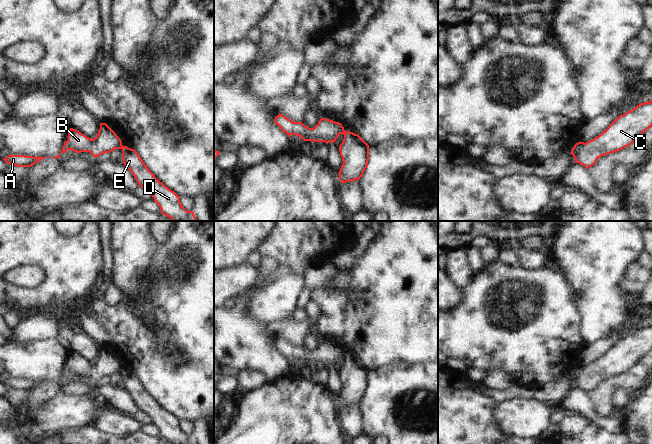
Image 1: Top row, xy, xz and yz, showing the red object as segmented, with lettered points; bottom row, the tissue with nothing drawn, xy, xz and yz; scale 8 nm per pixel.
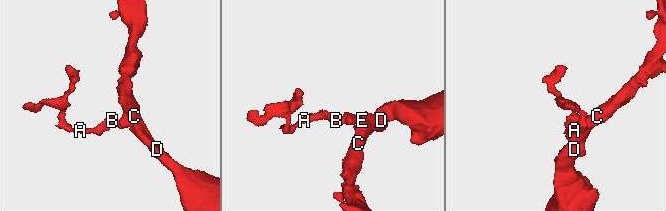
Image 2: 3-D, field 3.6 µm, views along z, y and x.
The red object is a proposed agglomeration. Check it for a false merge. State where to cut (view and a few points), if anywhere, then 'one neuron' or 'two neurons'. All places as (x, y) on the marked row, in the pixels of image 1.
xz (346, 132), (344, 136) | two neurons

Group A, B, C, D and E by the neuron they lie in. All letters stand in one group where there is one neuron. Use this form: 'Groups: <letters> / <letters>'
Groups: A B / C D E

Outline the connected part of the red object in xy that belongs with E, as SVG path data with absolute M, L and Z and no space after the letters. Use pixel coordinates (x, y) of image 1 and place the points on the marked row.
M122 146L124 165L132 172L138 185L149 191L161 213L173 221L196 221L193 211L187 211L180 202L180 196L160 182L148 169L139 154L127 146Z

